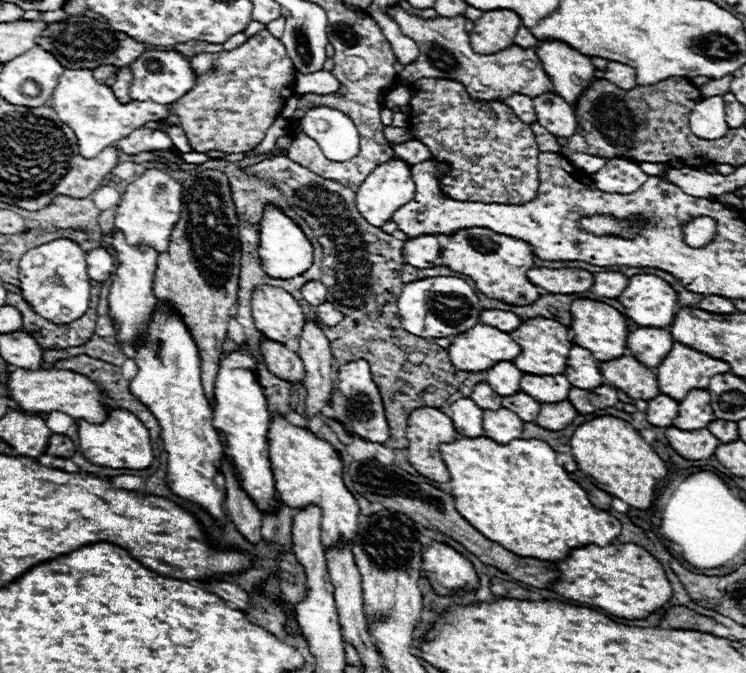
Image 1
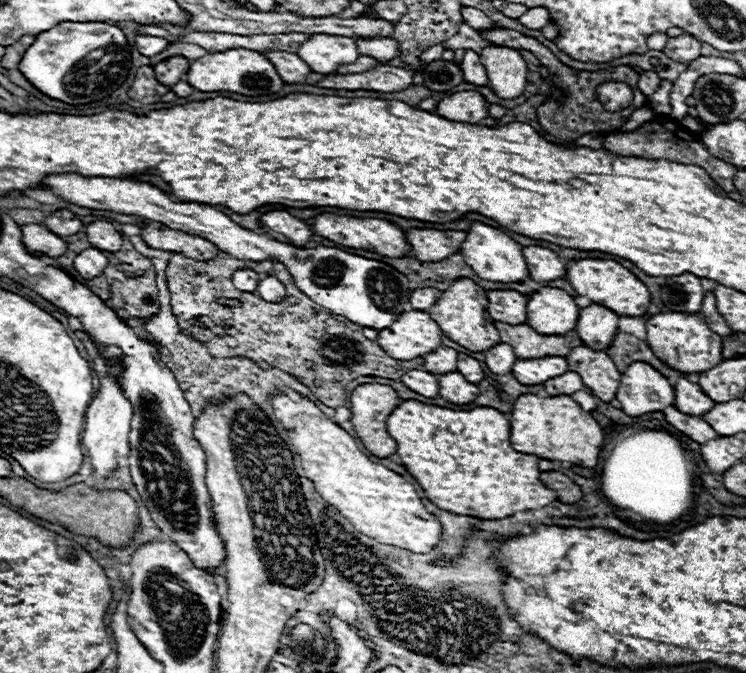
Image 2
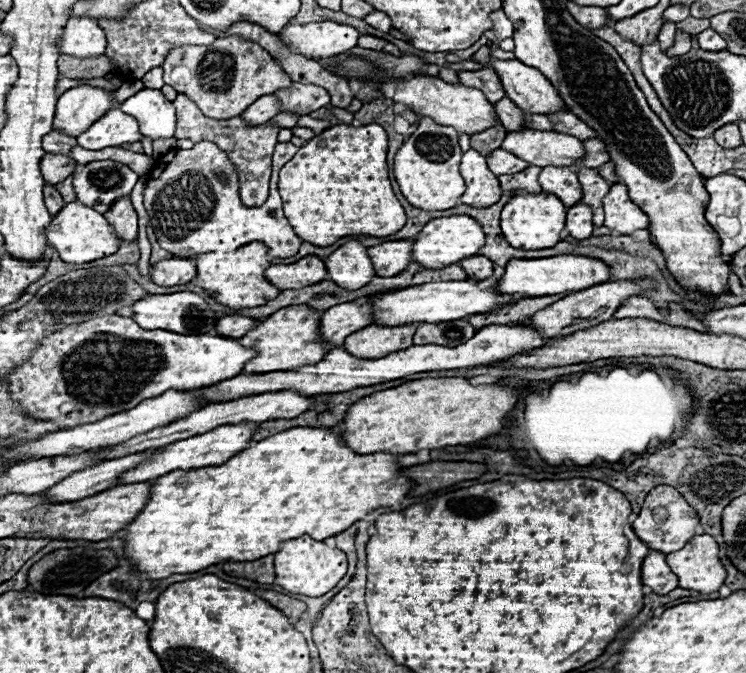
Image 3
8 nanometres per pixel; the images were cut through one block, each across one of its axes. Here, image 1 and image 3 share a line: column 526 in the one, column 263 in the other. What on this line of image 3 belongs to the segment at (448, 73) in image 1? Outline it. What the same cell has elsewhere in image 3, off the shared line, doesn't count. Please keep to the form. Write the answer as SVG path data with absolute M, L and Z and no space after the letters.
M240 36L216 38L208 46L176 46L168 52L162 70L168 86L172 86L178 94L186 94L204 112L204 116L214 120L236 118L260 96L292 84L288 74L262 46Z

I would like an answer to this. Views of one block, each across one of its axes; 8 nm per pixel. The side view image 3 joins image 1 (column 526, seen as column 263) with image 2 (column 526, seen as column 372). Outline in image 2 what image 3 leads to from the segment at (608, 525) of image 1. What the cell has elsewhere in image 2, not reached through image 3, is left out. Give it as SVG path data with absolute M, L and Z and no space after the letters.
M404 400L394 408L386 420L388 434L396 440L396 454L406 472L422 486L424 496L440 510L460 516L474 516L484 520L498 520L516 512L548 506L556 500L554 492L540 482L538 456L516 452L510 444L508 416L486 406L474 410L450 410L418 400Z

